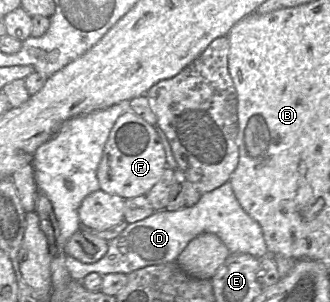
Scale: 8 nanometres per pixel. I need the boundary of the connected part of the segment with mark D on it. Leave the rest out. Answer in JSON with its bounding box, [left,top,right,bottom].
[65,181,268,282]

